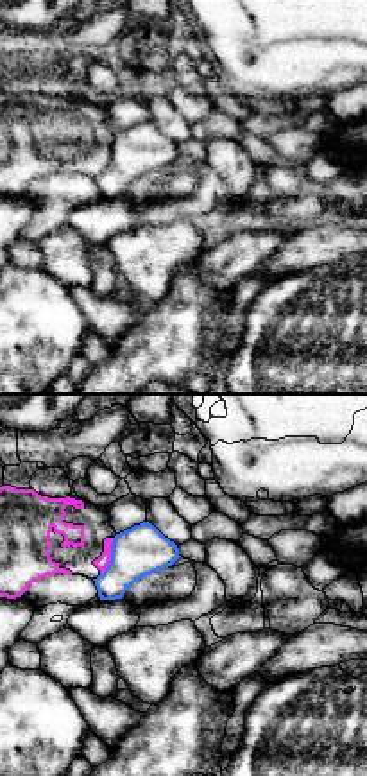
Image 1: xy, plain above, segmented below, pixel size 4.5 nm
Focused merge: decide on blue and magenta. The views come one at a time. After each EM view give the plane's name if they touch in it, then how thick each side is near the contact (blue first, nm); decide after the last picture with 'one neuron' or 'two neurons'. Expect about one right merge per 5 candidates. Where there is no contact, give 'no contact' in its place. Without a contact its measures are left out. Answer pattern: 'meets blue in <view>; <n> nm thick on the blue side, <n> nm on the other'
meets blue in xy; 220 nm thick on the blue side, 60 nm on the other

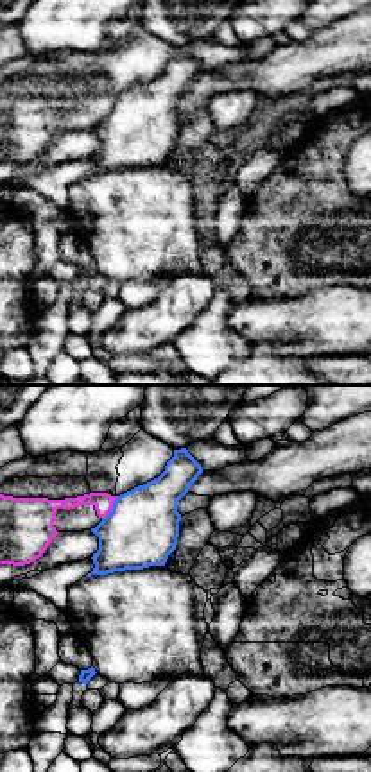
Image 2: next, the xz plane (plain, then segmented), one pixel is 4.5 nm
meets blue in xz; 320 nm thick on the blue side, 90 nm on the other

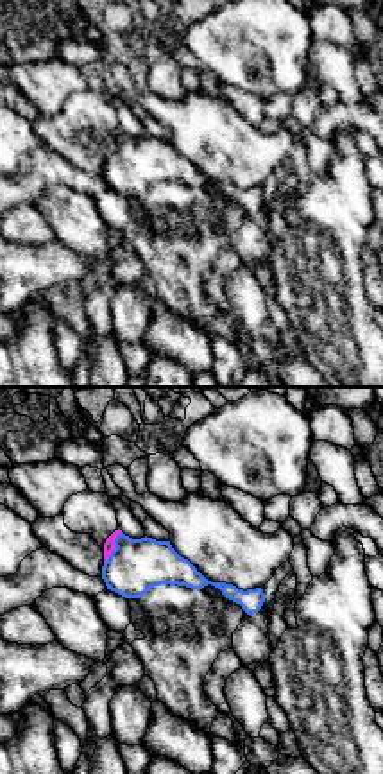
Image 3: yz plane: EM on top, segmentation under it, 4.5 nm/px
meets blue in yz; 240 nm thick on the blue side, 50 nm on the other

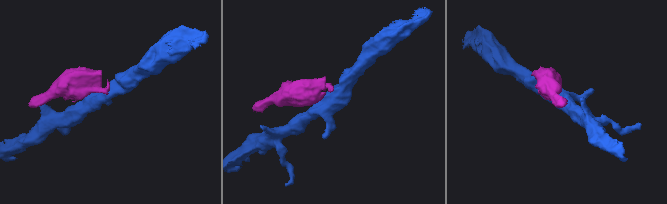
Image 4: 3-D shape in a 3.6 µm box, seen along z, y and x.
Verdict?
two neurons

